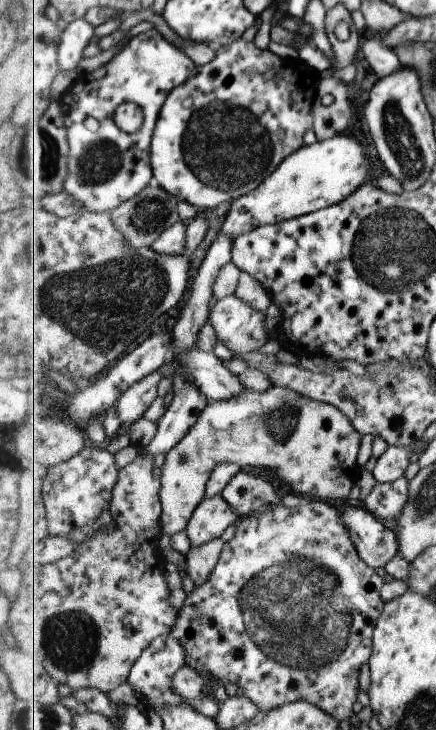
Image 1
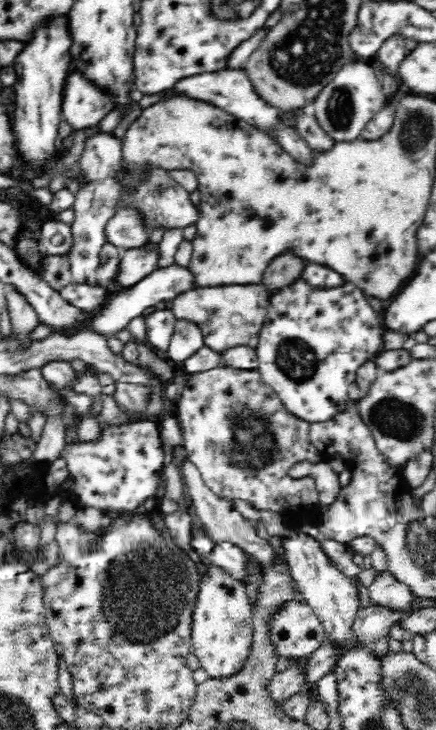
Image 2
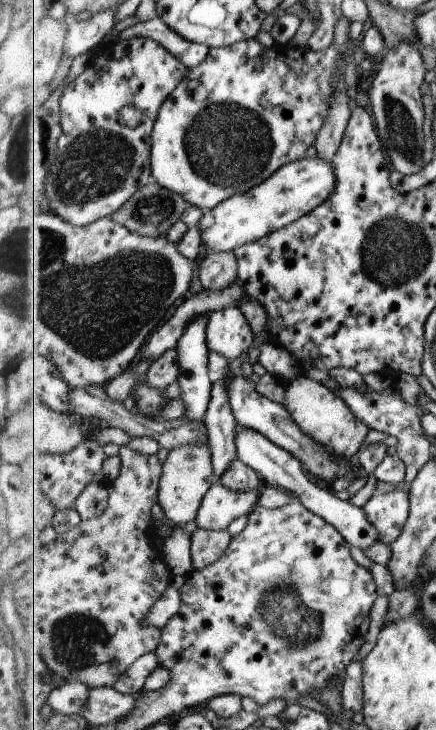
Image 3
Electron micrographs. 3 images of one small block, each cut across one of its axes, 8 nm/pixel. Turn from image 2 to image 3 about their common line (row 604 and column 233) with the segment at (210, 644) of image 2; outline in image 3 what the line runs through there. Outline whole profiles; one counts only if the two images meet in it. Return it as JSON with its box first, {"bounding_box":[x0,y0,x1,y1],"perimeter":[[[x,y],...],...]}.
{"bounding_box":[198,156,337,253],"perimeter":[[[319,156],[290,162],[249,192],[233,195],[213,210],[203,212],[198,225],[203,248],[220,253],[235,252],[246,244],[251,245],[316,209],[334,192],[337,182],[333,163]]]}

